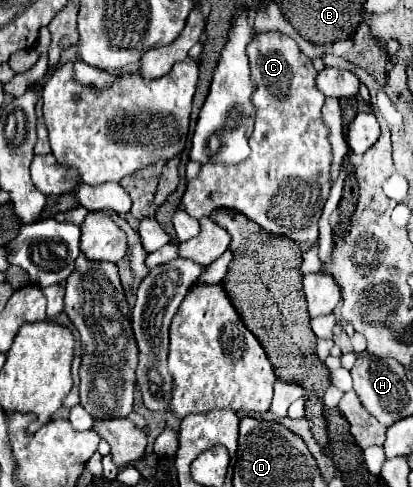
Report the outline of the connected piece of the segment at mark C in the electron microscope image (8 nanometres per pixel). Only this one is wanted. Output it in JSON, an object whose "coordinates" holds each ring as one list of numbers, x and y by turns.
{"coordinates":[[283,34,257,36,255,42,249,42,247,56,255,86,253,106,257,108,255,130,249,138,251,156,233,166,201,166,199,176,187,184,181,202,195,220,209,216,215,208,231,208,267,232,283,234,299,244,315,242,317,222,331,188,331,144,321,120,325,96,315,88,317,72,295,40]]}

